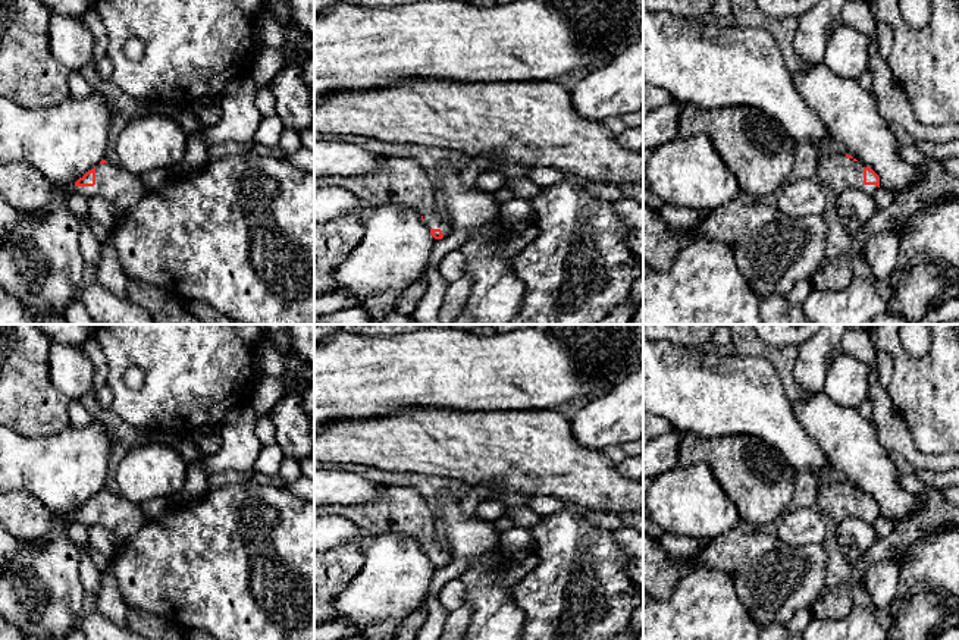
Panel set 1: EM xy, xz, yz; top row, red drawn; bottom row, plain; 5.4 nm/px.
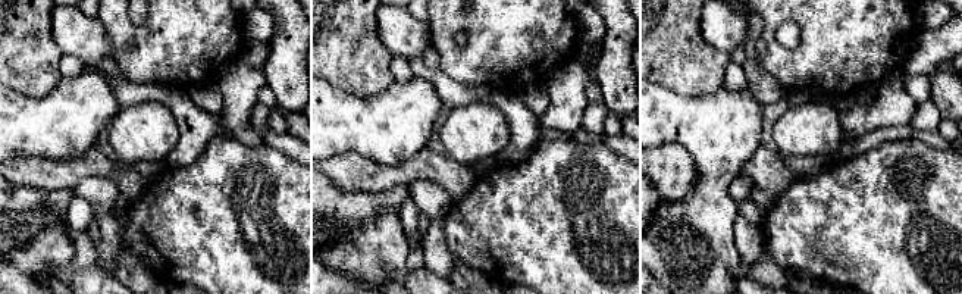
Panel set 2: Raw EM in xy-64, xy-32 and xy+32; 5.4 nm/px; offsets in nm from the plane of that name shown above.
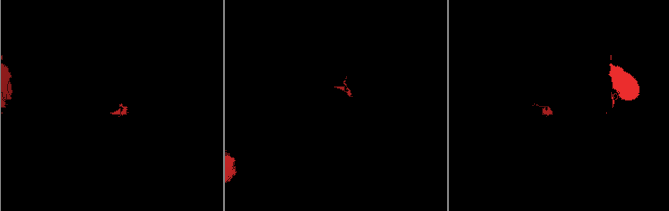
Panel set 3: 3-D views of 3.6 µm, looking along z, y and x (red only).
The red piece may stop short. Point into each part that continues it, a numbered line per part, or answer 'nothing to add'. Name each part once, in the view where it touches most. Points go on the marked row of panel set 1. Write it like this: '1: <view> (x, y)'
1: xy (25, 188)

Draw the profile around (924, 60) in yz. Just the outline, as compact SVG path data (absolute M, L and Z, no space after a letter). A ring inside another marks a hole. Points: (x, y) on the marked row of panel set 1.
M871 0L877 23L887 23L893 32L893 48L887 65L902 85L916 120L925 126L959 126L959 0L930 0L931 16L922 28L912 28L900 15L899 0Z

